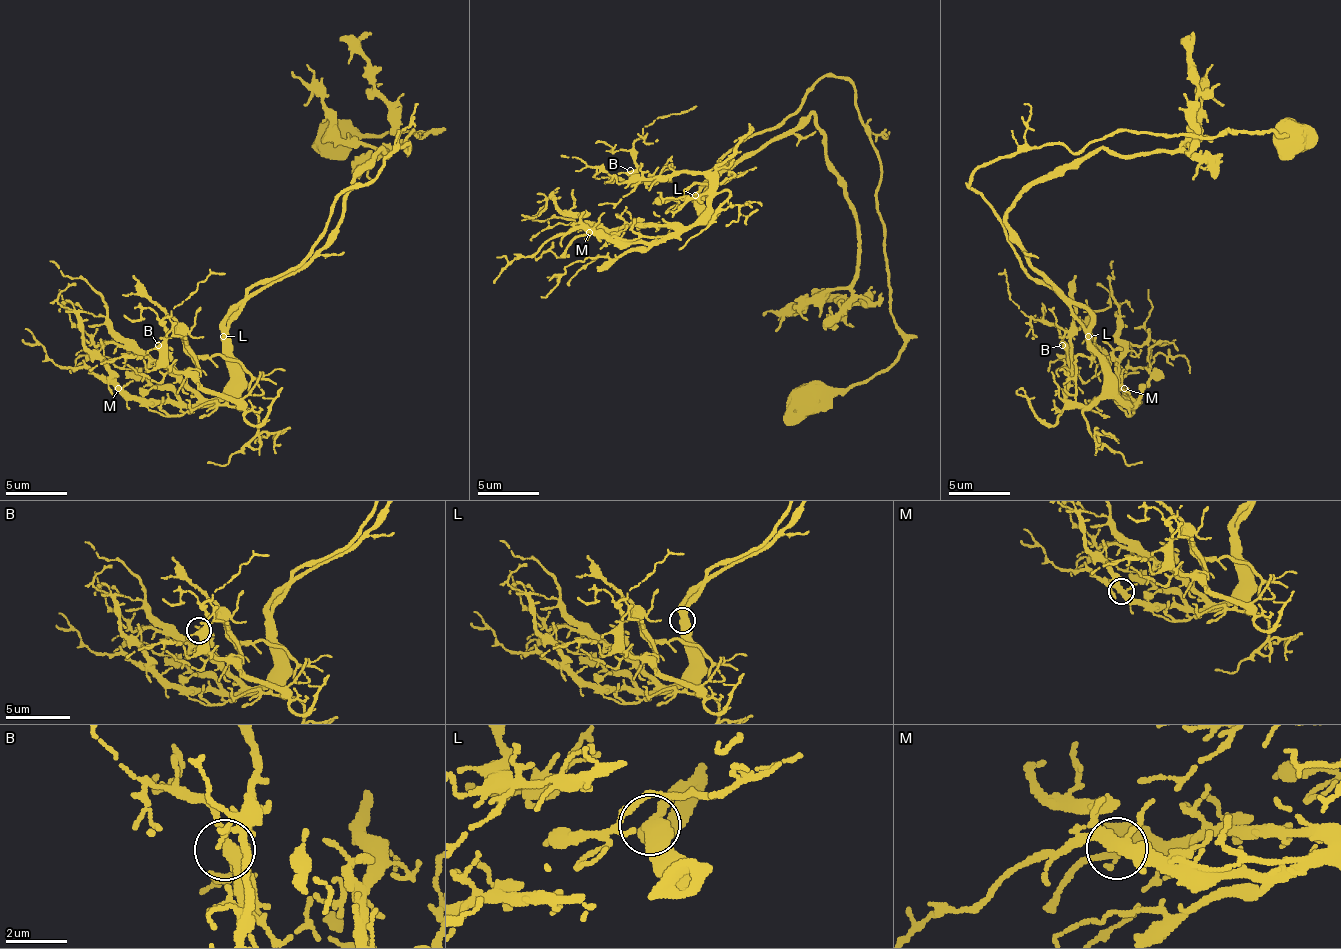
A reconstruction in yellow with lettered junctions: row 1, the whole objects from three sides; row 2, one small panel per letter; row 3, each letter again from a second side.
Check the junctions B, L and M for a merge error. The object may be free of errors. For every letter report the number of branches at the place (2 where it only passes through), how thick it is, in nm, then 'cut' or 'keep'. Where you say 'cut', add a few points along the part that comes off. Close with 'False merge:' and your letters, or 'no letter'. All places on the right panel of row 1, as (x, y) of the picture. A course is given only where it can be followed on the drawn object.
B: branches 3; calibre 400 nm; keep
L: branches 3; calibre 360 nm; keep
M: branches 3; calibre 360 nm; keep
False merge: no letter

